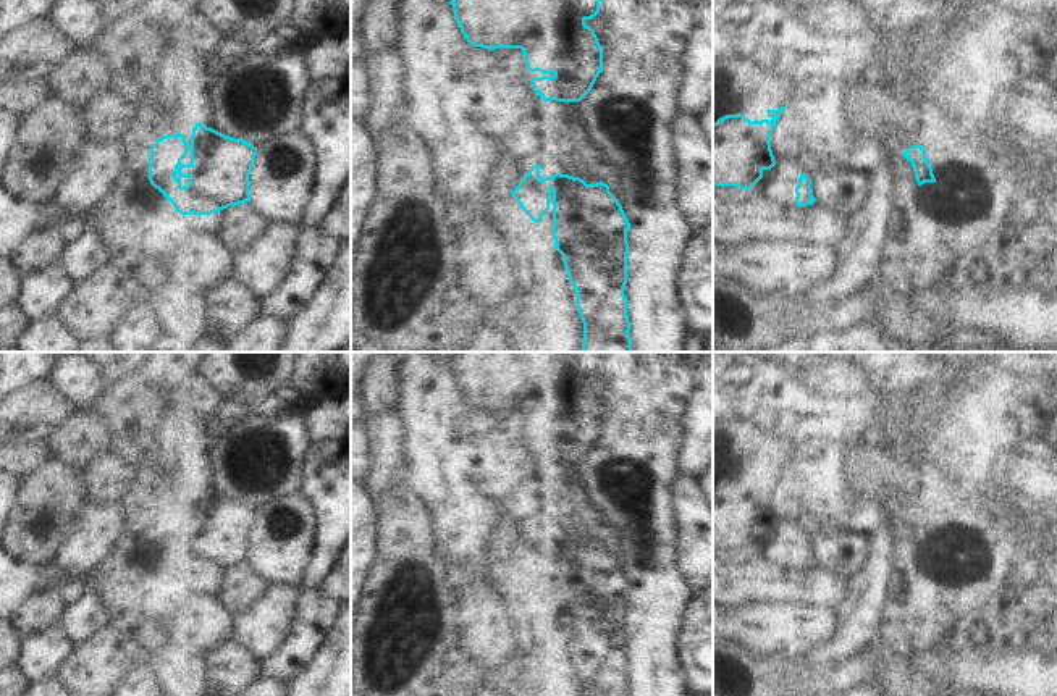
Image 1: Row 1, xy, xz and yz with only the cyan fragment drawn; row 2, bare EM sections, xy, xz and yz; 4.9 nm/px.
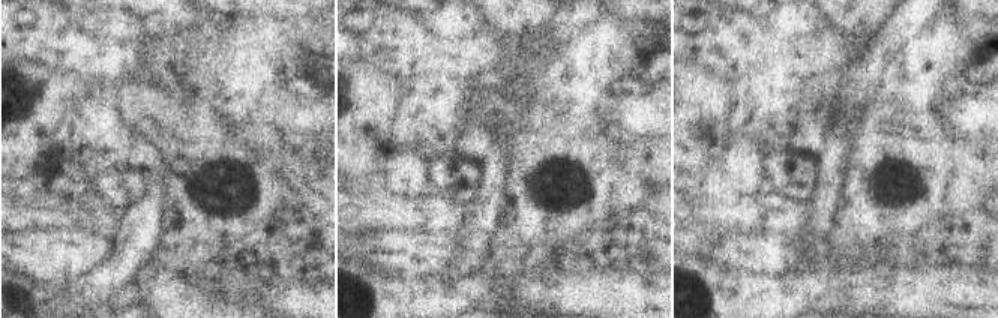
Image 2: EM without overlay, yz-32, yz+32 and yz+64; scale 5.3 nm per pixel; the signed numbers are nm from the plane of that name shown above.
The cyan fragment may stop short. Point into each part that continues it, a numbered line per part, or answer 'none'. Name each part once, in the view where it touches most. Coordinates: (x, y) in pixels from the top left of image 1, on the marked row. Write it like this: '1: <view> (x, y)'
none

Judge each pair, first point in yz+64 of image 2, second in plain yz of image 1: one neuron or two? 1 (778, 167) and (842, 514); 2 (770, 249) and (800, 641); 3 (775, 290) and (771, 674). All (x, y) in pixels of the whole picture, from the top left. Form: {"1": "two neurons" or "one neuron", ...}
{"1": "two neurons", "2": "one neuron", "3": "one neuron"}

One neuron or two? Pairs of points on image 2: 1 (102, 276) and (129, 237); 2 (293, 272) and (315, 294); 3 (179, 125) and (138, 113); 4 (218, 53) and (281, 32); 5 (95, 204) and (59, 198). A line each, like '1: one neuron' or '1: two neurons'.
1: one neuron
2: two neurons
3: one neuron
4: one neuron
5: one neuron

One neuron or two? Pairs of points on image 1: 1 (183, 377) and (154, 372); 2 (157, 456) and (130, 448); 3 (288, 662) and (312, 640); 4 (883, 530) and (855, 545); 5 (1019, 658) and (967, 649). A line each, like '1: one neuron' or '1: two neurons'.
1: one neuron
2: two neurons
3: one neuron
4: two neurons
5: one neuron

